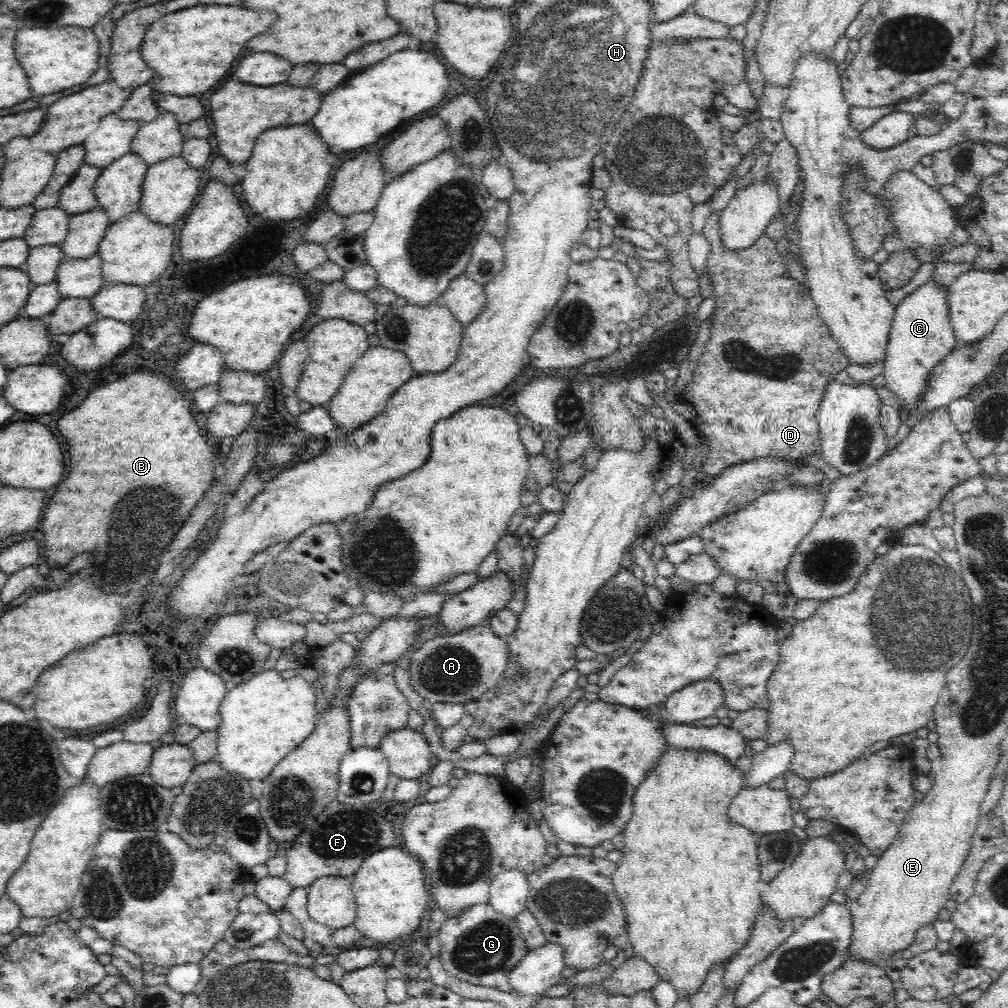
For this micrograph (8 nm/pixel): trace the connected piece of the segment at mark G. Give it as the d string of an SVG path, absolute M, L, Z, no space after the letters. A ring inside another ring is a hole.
M489 902L464 909L459 915L447 917L438 931L440 956L444 969L462 982L515 993L510 972L528 954L528 943L515 917L496 911Z

